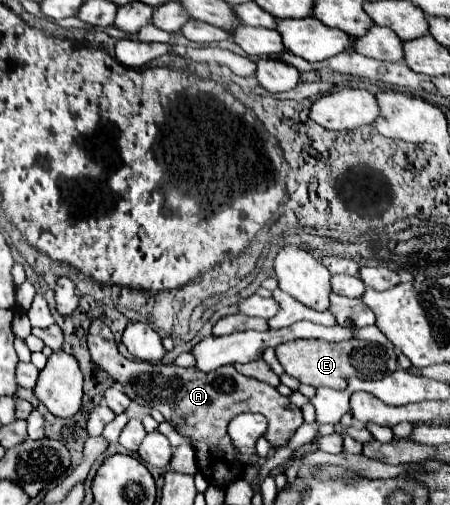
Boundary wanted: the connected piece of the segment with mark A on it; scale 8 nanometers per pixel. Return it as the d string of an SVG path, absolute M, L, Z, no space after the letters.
M99 319L91 323L87 345L93 361L103 367L115 381L119 381L123 385L123 391L133 401L139 401L147 407L155 407L157 411L161 411L165 421L177 429L177 433L191 439L199 471L209 479L211 467L211 481L217 487L225 489L233 481L237 481L237 477L243 475L243 465L239 461L241 453L235 449L227 433L227 425L233 417L245 411L265 415L269 421L265 439L273 449L285 447L293 437L295 429L303 425L303 413L289 401L289 397L283 397L269 383L261 383L253 377L239 373L233 365L225 365L217 369L217 373L193 373L193 367L183 369L163 363L149 365L145 361L129 361L117 353L111 329Z

